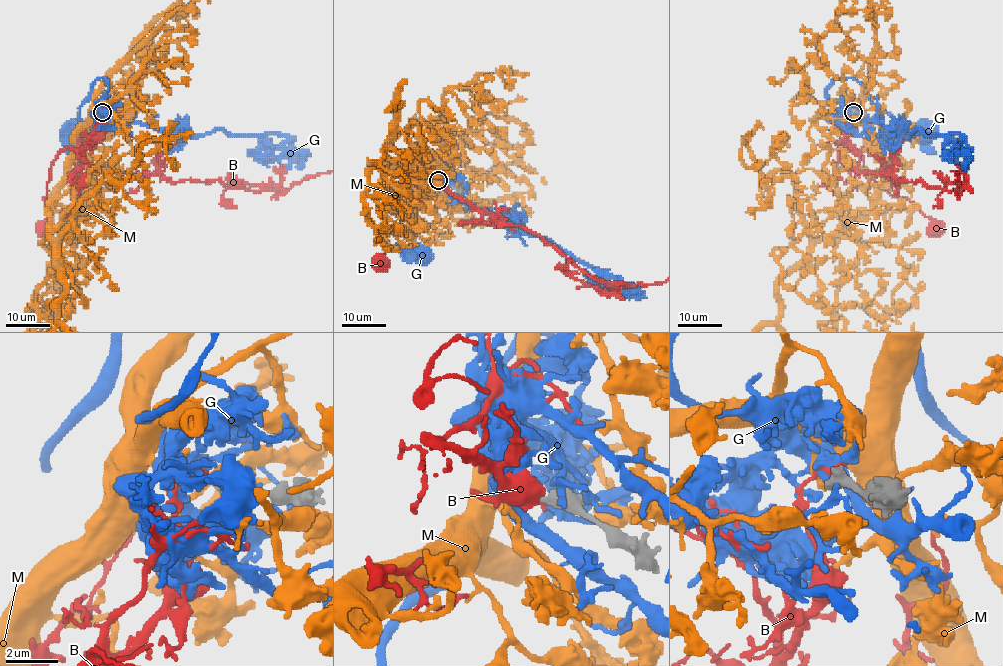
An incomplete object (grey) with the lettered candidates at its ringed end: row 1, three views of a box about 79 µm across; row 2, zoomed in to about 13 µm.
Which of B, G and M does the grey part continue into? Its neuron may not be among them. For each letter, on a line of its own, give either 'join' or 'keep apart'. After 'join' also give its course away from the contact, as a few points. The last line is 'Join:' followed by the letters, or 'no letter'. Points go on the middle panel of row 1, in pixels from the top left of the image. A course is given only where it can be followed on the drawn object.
B: keep apart
G: keep apart
M: join
Join: M

